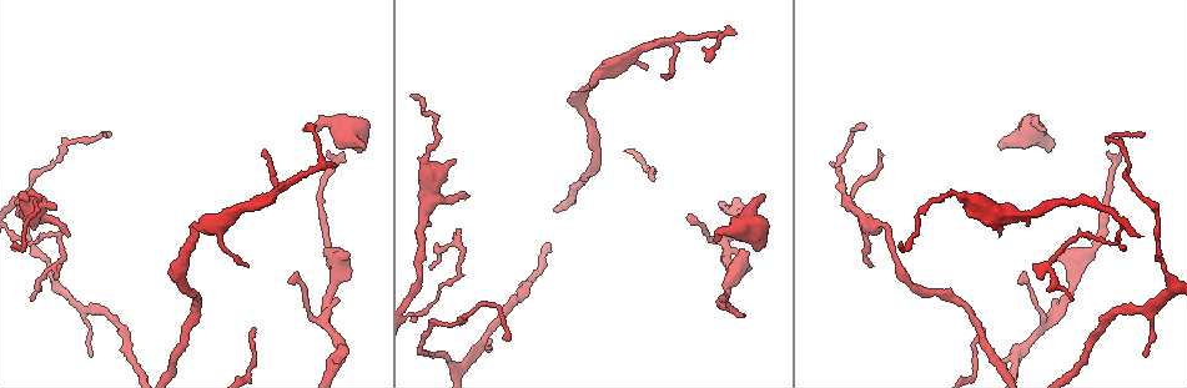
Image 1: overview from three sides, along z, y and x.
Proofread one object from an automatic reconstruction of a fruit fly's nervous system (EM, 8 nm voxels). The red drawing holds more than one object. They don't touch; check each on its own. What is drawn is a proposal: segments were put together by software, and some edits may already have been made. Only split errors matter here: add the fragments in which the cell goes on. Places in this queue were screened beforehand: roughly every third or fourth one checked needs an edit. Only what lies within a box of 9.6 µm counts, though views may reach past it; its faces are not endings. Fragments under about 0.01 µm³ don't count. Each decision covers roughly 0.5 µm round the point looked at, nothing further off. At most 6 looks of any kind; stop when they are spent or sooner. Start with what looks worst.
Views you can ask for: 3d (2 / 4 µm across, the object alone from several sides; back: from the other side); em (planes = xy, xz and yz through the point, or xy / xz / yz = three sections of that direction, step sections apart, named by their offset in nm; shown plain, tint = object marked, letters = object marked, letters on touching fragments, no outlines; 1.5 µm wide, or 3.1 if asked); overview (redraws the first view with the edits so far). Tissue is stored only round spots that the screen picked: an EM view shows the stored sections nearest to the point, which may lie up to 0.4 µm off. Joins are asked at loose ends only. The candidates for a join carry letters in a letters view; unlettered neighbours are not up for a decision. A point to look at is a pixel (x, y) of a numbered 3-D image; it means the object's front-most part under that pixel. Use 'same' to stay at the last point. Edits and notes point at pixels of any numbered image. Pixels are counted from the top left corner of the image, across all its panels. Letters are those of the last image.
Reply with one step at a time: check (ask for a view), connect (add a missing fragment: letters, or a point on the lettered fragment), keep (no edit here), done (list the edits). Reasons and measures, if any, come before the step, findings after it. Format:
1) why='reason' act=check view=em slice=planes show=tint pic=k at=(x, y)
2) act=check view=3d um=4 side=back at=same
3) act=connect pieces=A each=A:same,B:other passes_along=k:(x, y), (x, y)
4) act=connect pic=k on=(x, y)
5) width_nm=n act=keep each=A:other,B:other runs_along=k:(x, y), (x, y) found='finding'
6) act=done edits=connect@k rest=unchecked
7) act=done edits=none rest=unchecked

why='branch stops here' act=check view=em slice=yz step=4 show=letters pic=1 at=(68, 235)

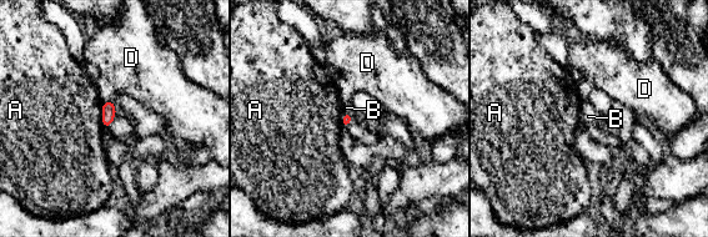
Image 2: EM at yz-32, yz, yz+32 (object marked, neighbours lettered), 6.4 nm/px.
longest_contact=A:150nm act=keep each=A:other,B:other,D:other found='none of them fits'

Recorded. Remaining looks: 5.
why='free end' act=check view=em slice=planes show=letters pic=1 at=(1140, 133)

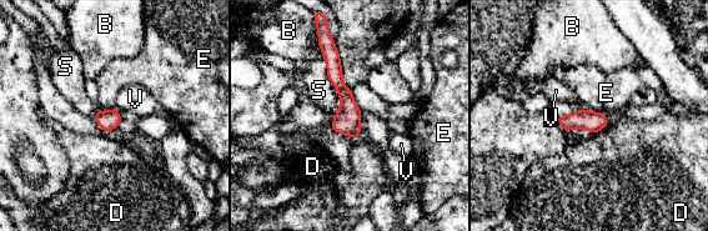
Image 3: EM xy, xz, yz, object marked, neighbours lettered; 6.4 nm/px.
width_nm=130 act=keep each=B:other,D:other,E:other,S:other,V:other border=3:(581, 108), (606, 115) found='no lettered fragment goes on from it'

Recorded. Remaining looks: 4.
act=check view=em slice=xy step=8 show=tint pic=1 at=(307, 126)

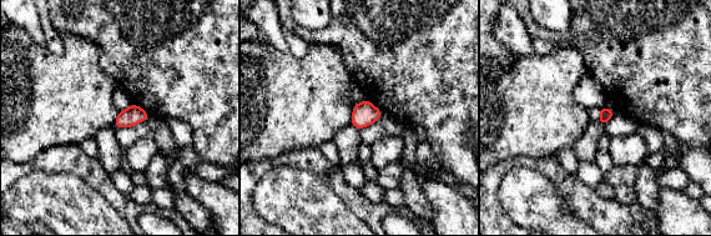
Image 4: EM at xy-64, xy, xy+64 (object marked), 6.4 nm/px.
act=check view=em slice=xy step=8 show=letters at=same

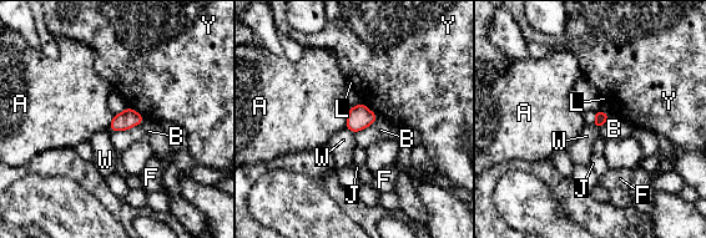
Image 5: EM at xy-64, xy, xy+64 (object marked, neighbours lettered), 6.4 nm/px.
act=keep each=A:other,B:other,F:other,J:other,L:other,W:other,Y:other border=5:(349, 109), (344, 127) found='none of them fits'

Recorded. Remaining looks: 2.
act=done edits=none rest=unchecked

